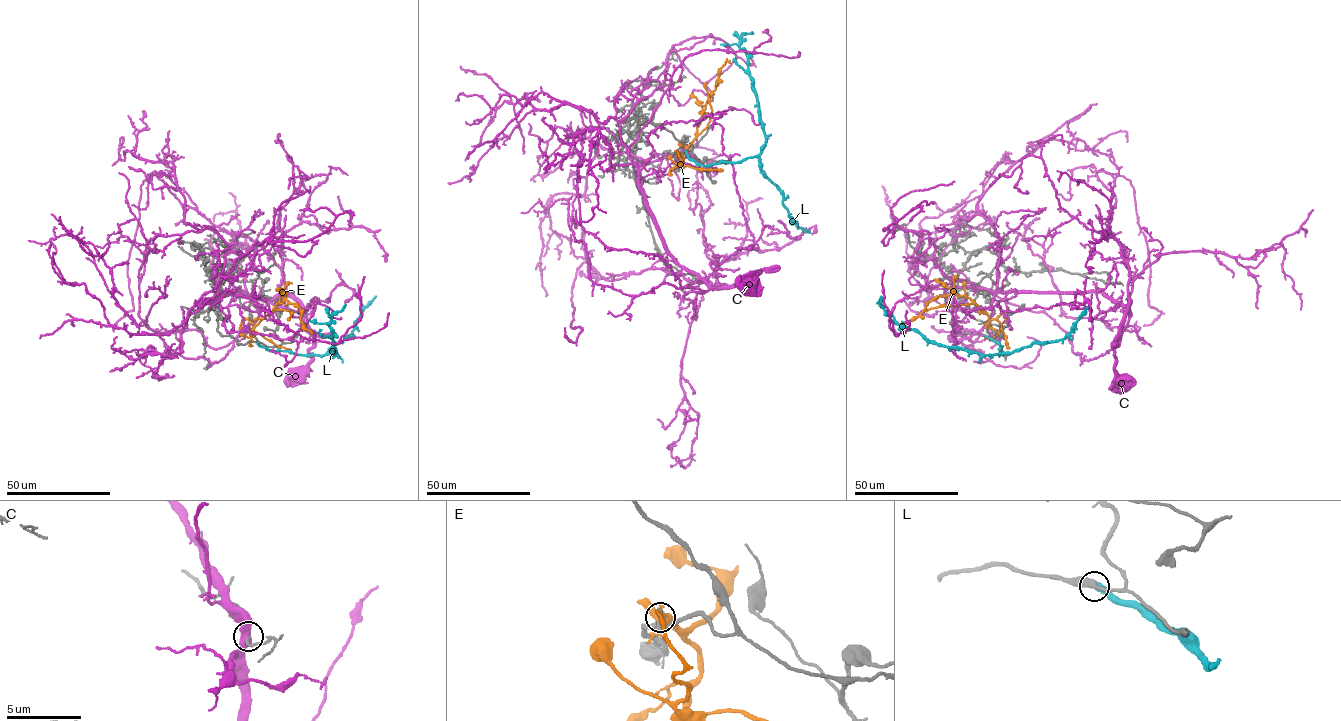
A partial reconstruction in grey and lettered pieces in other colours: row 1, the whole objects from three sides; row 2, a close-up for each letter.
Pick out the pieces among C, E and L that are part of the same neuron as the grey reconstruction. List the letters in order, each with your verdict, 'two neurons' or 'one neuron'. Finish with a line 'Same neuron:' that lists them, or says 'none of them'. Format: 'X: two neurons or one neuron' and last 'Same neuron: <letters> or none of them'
C: two neurons
E: two neurons
L: two neurons
Same neuron: none of them

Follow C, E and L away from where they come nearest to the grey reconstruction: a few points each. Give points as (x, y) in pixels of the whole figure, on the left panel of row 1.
C: (229, 249), (213, 300), (285, 291), (259, 244), (143, 180), (133, 310), (113, 331)
E: (250, 331), (279, 302), (286, 300), (299, 308), (304, 328), (315, 334)
L: (258, 342), (268, 350), (338, 355), (332, 339), (334, 333), (328, 323), (330, 316), (345, 304)

